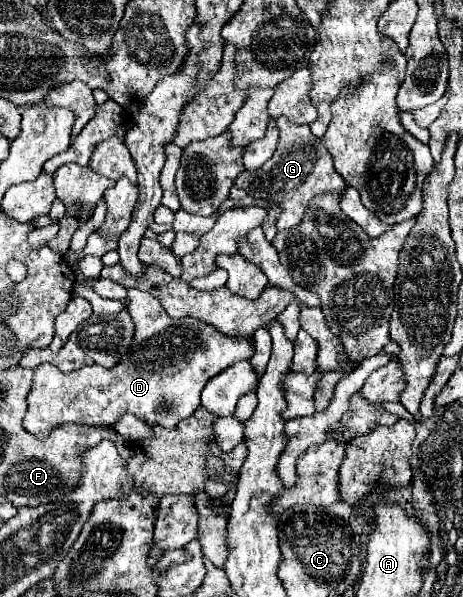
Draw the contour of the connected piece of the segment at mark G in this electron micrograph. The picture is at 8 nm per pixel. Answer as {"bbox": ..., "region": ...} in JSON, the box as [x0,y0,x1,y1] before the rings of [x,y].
{"bbox":[235,116,347,230],"region":[[[281,116],[277,118],[277,128],[279,128],[279,142],[273,156],[257,170],[243,170],[237,176],[235,186],[245,190],[253,198],[263,198],[281,206],[281,214],[275,226],[279,230],[285,230],[301,222],[303,212],[313,196],[323,194],[323,192],[337,192],[347,186],[345,186],[345,180],[335,172],[331,154],[321,144],[321,140],[311,134],[309,126],[291,124],[289,120],[283,120]]]}

